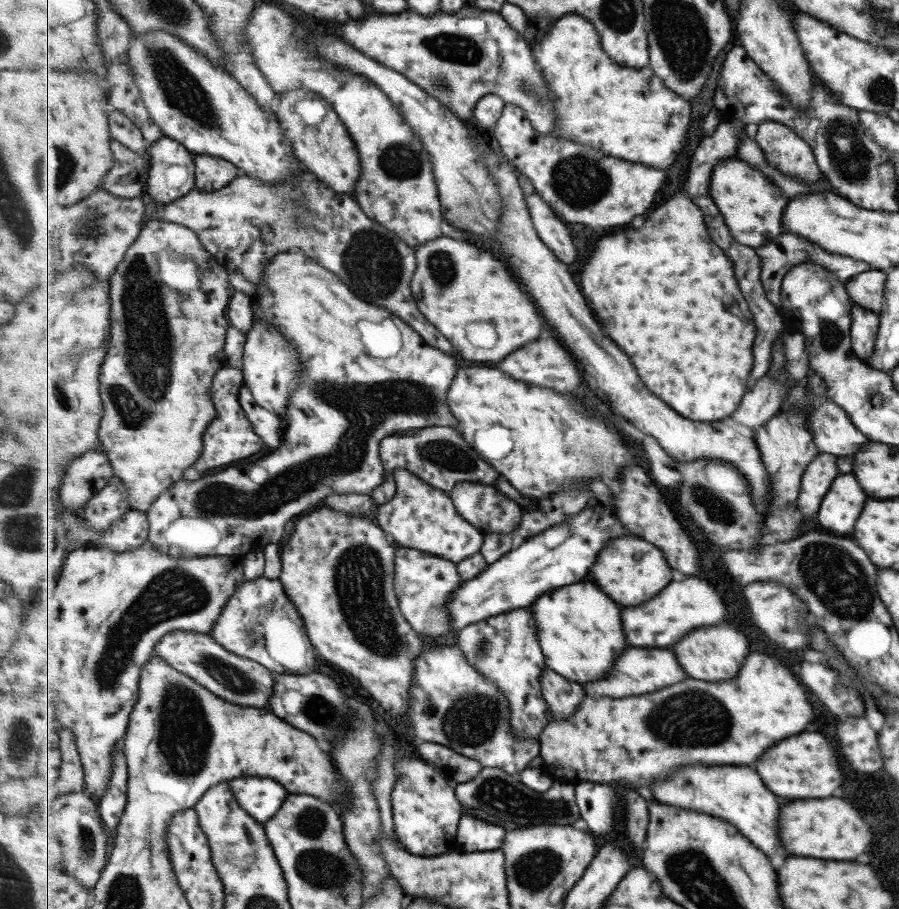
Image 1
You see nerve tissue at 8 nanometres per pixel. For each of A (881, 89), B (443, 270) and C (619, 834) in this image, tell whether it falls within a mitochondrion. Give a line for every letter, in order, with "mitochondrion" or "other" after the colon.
A: mitochondrion
B: mitochondrion
C: other

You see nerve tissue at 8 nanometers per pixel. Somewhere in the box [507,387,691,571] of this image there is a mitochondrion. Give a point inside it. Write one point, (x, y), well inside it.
(562, 507)

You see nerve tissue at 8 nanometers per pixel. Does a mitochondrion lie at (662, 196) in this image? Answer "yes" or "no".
no

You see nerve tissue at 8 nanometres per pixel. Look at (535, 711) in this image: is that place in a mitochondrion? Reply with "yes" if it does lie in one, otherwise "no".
no

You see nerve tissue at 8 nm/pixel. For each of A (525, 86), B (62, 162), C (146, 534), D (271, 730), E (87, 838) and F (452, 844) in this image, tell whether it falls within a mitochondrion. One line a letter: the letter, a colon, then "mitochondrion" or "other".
A: mitochondrion
B: mitochondrion
C: other
D: other
E: mitochondrion
F: other

